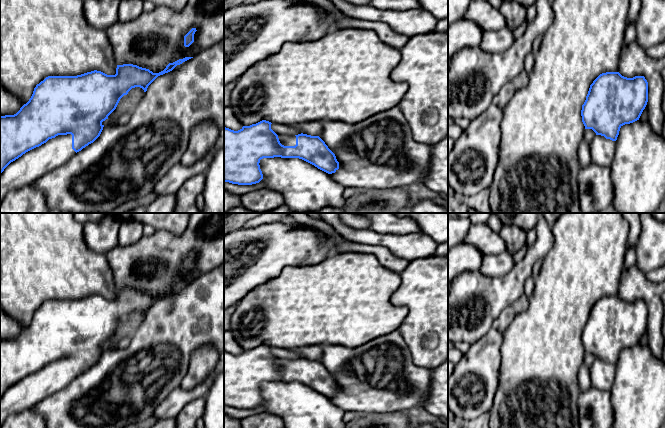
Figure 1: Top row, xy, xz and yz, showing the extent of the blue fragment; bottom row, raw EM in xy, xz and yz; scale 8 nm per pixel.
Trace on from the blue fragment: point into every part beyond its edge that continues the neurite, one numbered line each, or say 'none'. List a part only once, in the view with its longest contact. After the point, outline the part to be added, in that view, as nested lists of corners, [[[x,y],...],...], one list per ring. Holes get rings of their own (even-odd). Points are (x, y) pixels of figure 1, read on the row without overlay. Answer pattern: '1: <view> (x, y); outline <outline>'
1: xy (34, 388); outline [[[71,358],[58,359],[55,362],[49,363],[41,370],[26,376],[21,381],[11,386],[0,398],[0,426],[8,416],[32,408],[48,396],[64,389],[75,378],[76,376],[72,373]]]

